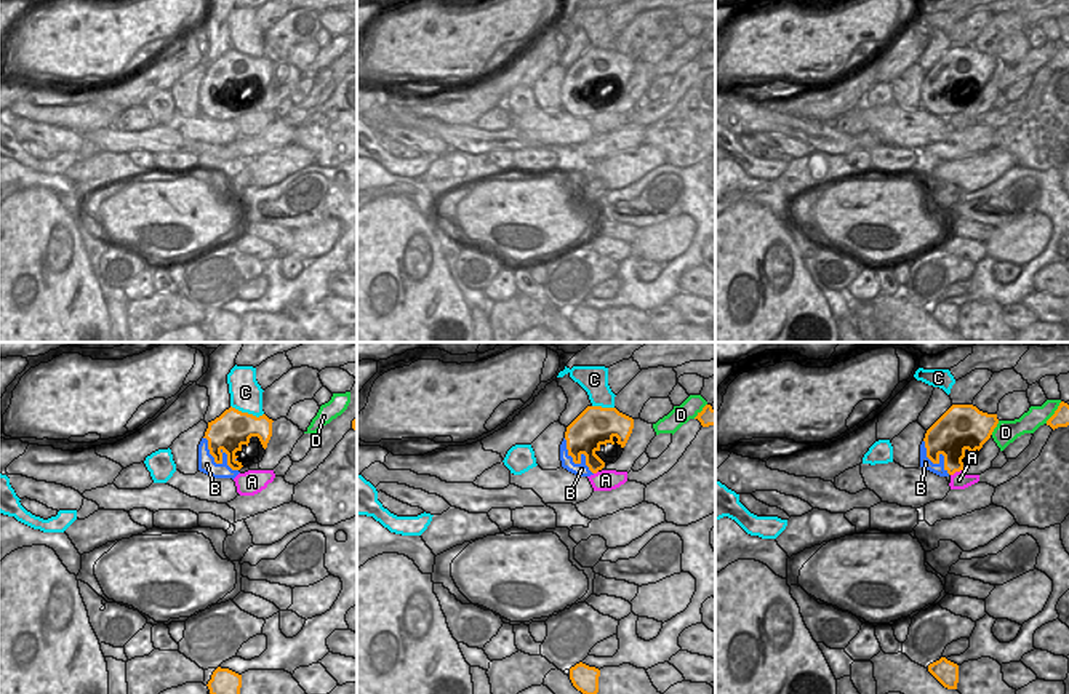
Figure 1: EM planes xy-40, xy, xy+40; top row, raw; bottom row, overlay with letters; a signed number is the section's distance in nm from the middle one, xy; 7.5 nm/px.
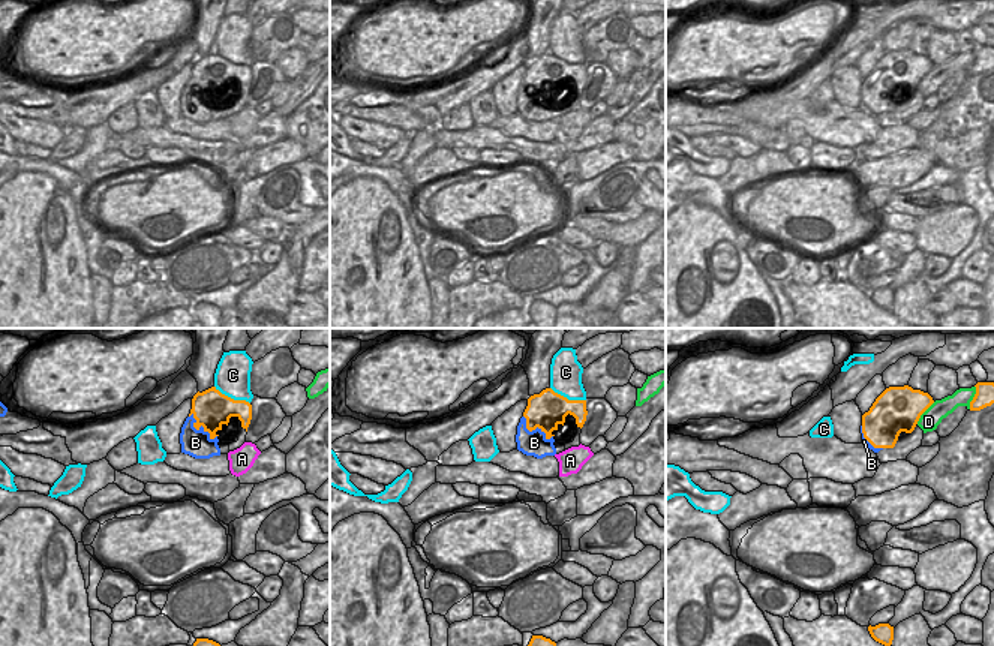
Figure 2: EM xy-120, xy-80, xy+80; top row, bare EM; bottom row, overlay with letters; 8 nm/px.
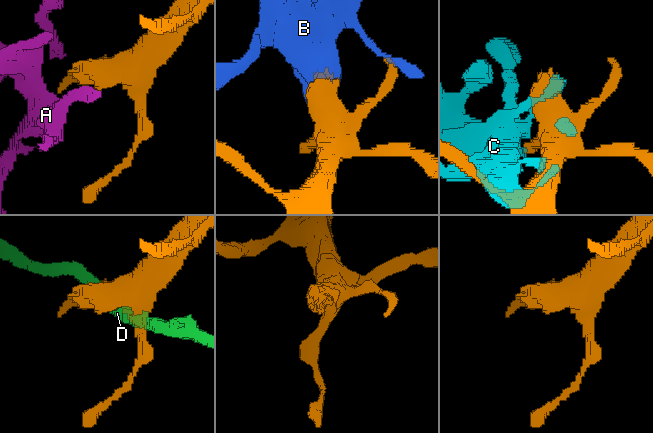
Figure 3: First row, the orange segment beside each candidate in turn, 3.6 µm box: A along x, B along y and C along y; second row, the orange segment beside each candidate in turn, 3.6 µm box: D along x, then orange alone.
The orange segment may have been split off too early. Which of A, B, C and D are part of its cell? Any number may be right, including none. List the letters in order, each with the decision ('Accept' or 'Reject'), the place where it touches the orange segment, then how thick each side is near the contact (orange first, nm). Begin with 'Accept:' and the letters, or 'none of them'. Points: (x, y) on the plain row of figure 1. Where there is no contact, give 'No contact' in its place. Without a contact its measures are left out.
Accept: B
A: Reject. Touches orange at xy+40 (956, 112). Thickness 280 nm (orange) against 140 nm
B: Accept. Touches orange at xy-40 (221, 103). Thickness 280 nm (orange) against 130 nm
C: Reject. Touches orange at xy-40 (247, 55). Thickness 280 nm (orange) against 240 nm
D: Reject. Touches orange at xy+40 (996, 67). Thickness 340 nm (orange) against 170 nm

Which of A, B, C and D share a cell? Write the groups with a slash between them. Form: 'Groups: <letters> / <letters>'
Groups: A / B / C / D

